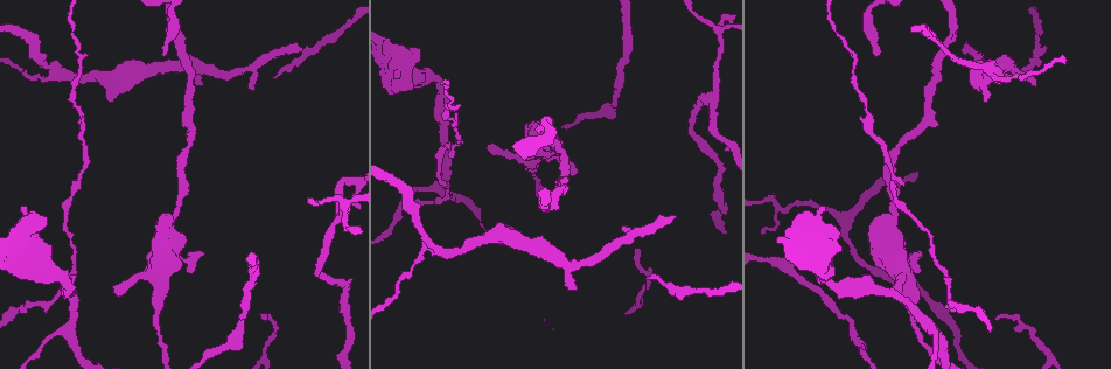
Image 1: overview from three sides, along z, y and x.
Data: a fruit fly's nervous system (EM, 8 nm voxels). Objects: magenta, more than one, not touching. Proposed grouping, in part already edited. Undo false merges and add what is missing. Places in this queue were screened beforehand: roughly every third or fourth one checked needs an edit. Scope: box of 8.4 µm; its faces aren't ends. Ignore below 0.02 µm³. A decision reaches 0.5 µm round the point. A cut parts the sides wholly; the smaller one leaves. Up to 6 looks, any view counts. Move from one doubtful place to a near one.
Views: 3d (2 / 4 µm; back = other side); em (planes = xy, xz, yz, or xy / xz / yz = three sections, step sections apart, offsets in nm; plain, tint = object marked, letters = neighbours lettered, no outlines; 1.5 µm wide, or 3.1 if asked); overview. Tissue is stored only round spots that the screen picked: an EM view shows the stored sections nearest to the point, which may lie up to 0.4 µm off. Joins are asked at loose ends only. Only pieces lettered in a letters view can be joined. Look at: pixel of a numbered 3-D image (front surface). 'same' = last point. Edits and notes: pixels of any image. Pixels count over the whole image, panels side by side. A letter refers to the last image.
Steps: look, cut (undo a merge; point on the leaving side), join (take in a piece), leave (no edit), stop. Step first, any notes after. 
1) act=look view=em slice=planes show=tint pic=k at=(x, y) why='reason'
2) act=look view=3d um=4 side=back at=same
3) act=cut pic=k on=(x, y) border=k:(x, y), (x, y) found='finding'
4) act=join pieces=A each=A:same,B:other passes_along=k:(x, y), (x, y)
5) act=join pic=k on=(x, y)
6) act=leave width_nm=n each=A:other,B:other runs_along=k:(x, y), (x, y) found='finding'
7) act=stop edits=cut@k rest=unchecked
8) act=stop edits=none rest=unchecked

act=look view=em slice=xy step=4 show=letters pic=1 at=(574, 290) why='an open end'

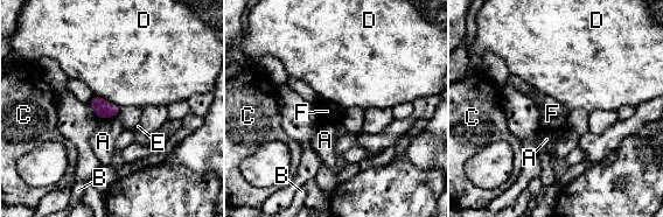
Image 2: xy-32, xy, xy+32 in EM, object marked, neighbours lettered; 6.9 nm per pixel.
act=look view=em slice=planes show=letters at=same

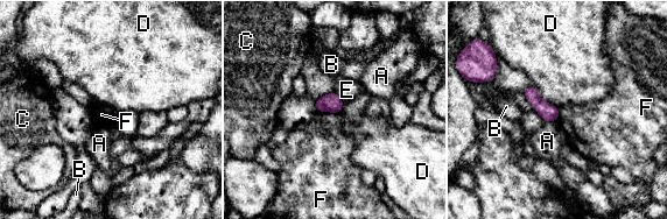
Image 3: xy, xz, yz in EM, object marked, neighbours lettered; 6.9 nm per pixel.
act=leave each=A:other,B:other,C:other,D:other,E:other,F:other border=3:(317, 111), (332, 111), (339, 114) found='none of them fits'

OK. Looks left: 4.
act=look view=em slice=xy step=8 show=letters pic=1 at=(181, 197) why='thin neck'

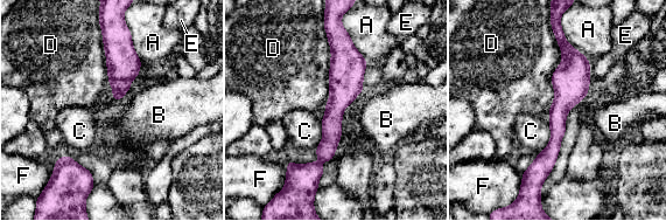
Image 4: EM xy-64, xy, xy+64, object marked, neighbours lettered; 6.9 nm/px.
act=leave each=A:other,B:other,C:other,D:other,E:other,F:other border=4:(552, 28), (561, 62), (548, 109) found='one neuron here'

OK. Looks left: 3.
act=look view=em slice=planes show=letters pic=1 at=(973, 90) why='an open end'

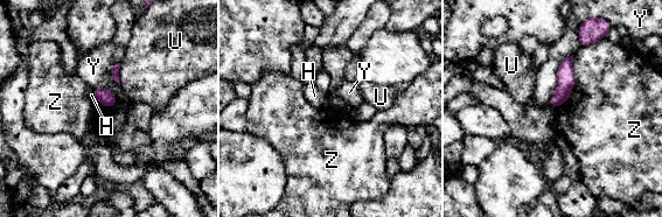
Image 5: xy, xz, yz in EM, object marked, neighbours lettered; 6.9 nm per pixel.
act=leave longest_contact=Y:400nm each=H:other,U:other,Y:other,Z:other runs_along=5:(569, 61), (564, 90), (554, 103) found='none of them fits'

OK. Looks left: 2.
act=stop edits=none rest=unchecked

